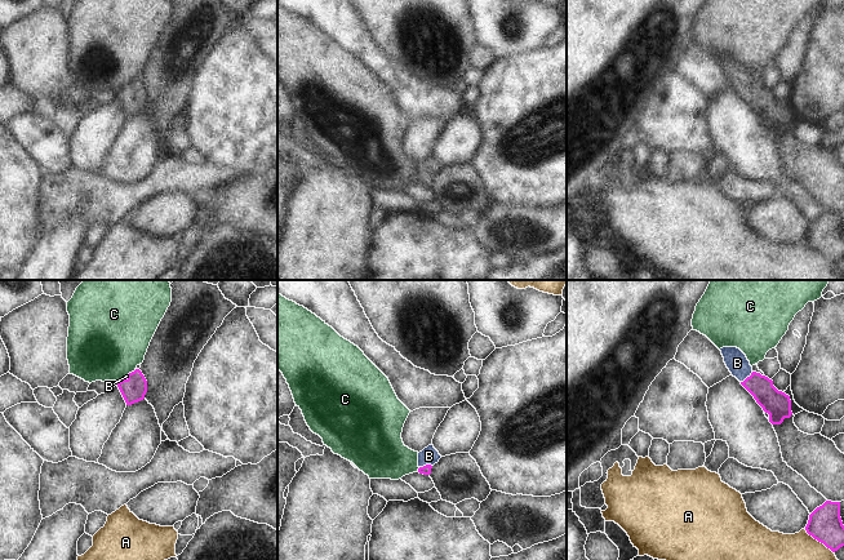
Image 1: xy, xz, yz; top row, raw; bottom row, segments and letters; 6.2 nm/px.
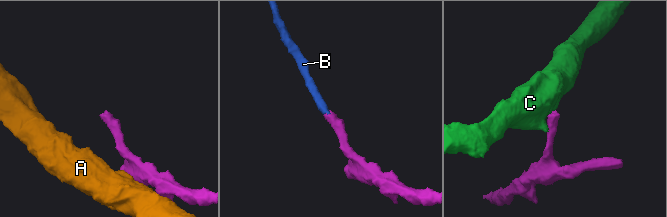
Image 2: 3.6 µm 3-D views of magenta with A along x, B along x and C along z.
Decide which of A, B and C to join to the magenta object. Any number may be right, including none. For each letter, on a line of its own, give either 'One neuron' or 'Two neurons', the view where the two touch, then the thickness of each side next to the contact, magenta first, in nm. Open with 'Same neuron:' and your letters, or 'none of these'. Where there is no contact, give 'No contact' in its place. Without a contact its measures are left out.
Same neuron: B
A: Two neurons. Touches magenta in yz. Thickness 220 nm (magenta) against 440 nm
B: One neuron. Touches magenta in yz. Thickness 170 nm (magenta) against 140 nm
C: Two neurons. Touches magenta in xy. Thickness 160 nm (magenta) against 480 nm.

